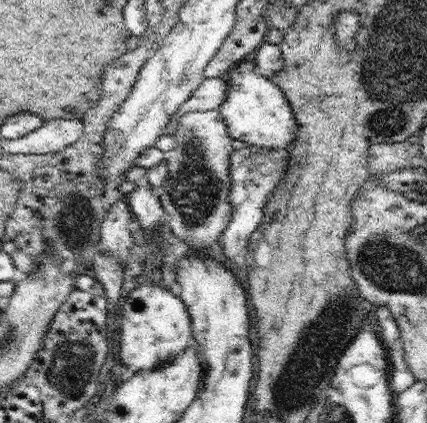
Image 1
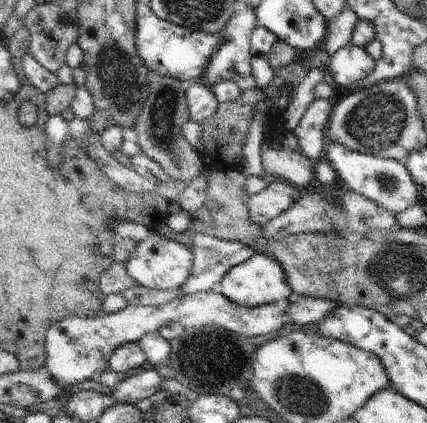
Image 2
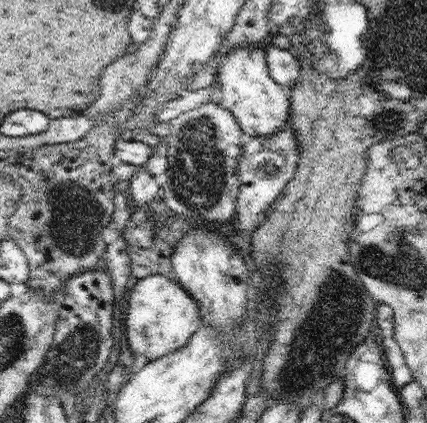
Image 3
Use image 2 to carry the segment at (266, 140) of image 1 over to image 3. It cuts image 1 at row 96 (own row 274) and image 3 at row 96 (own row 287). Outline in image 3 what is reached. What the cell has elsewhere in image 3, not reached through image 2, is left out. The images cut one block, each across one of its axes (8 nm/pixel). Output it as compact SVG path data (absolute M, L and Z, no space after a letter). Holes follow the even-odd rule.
M244 44L226 54L218 64L217 83L220 85L220 106L230 110L247 137L272 136L284 128L290 118L290 89L275 82L266 64L266 44Z

